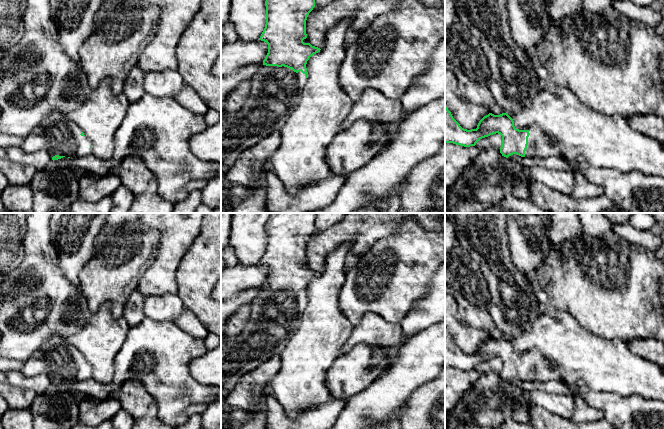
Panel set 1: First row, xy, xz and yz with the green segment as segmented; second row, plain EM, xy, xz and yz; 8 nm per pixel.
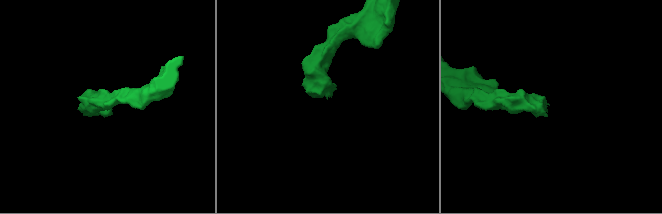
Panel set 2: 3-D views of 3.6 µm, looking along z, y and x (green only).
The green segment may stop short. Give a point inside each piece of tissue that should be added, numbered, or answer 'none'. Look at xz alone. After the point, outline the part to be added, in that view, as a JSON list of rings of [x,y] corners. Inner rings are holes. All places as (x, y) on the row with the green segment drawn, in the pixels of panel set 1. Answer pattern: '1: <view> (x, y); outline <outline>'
1: xz (275, 91); outline [[[262,65],[250,80],[251,91],[239,111],[226,113],[221,121],[221,177],[233,166],[238,155],[268,137],[280,132],[288,116],[299,101],[307,81],[301,71],[296,73],[287,67]]]

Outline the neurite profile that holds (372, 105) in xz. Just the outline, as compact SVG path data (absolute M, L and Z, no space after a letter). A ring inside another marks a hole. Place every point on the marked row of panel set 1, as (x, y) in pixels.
M363 91L342 122L342 130L350 128L358 120L374 122L398 122L404 116L400 97L388 98L380 91Z

